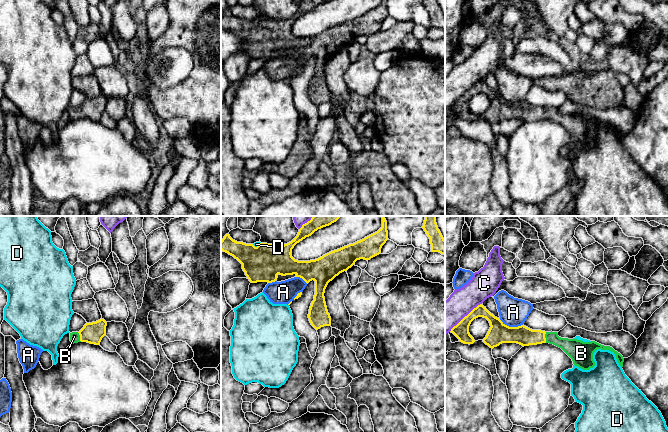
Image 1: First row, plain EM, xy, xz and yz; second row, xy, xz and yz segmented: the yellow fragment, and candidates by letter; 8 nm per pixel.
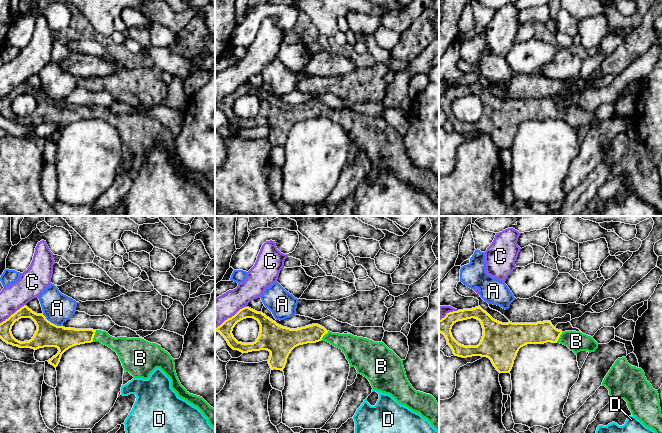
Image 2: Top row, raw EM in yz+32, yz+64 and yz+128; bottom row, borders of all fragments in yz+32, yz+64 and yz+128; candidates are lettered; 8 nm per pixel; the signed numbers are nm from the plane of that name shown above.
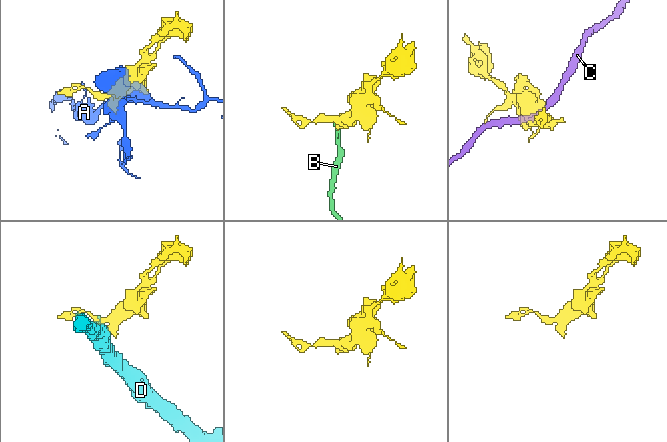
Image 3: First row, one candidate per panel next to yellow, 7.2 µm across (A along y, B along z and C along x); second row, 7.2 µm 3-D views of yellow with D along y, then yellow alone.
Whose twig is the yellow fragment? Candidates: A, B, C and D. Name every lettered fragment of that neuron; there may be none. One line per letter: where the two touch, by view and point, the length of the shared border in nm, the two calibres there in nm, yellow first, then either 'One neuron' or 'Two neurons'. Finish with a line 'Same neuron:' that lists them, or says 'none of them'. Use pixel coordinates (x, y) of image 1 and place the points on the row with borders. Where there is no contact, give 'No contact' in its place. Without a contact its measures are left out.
A: Touches yellow at yz (511, 327). Shared border 200 nm. Thickness 170 nm (yellow) against 240 nm. Two neurons
B: Touches yellow at xy (80, 337). Shared border 90 nm. Thickness 170 nm (yellow) against 80 nm. One neuron
C: Touches yellow at yz (465, 316). Shared border 340 nm. Thickness 120 nm (yellow) against 240 nm. Two neurons
D: Touches yellow at xz (257, 246). Shared border 70 nm. Thickness 300 nm (yellow) against 40 nm. Two neurons
Same neuron: B

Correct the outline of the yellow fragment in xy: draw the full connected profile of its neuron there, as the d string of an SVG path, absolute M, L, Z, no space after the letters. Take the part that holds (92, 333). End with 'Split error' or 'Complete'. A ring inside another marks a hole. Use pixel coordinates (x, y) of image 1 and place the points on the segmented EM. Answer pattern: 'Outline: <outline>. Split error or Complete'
Outline: M100 319L96 322L86 323L79 332L70 333L71 344L87 342L100 345L102 338L106 335L107 322Z. Split error

